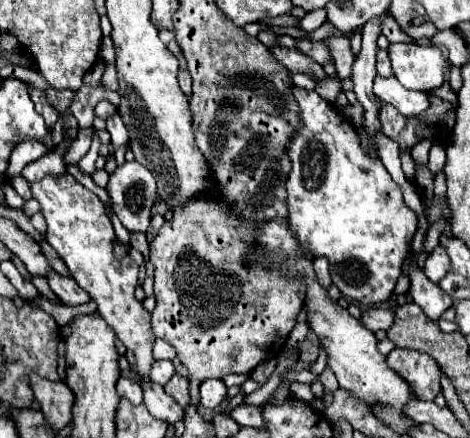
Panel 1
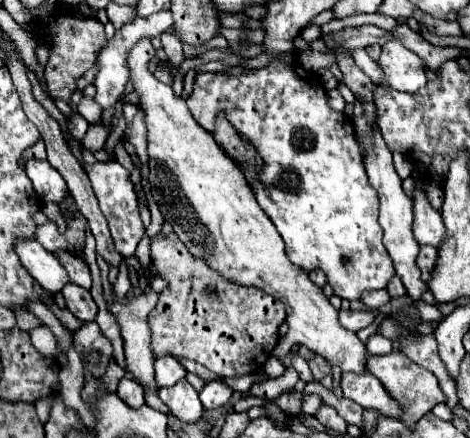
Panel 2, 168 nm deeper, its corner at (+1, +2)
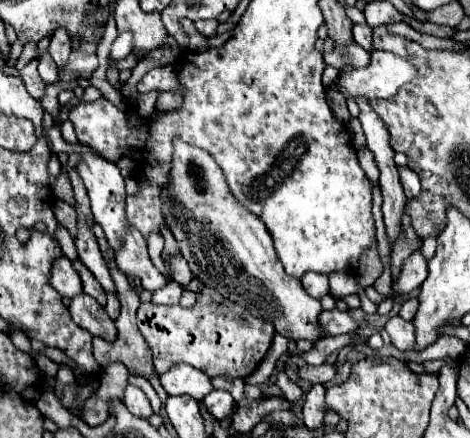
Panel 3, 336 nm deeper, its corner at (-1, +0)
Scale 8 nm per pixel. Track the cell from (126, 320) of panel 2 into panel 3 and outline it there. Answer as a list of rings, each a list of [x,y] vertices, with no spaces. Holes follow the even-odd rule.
[[[170,281],[166,287],[162,287],[162,289],[152,293],[152,303],[156,303],[156,305],[164,305],[164,303],[174,305],[174,303],[180,301],[182,289],[184,289],[182,285],[178,285],[176,281]]]

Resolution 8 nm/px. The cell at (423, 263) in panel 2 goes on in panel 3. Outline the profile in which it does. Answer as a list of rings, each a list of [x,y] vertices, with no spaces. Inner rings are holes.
[[[414,251],[406,261],[404,261],[404,267],[402,267],[402,273],[400,277],[394,281],[394,291],[396,293],[410,293],[414,289],[418,289],[424,279],[428,275],[428,269],[426,269],[426,259],[420,251]]]

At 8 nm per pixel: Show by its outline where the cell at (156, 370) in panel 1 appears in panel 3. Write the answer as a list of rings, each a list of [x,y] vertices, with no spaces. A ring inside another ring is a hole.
[[[186,363],[172,365],[160,375],[160,383],[168,395],[190,395],[196,401],[204,399],[212,391],[210,377]]]

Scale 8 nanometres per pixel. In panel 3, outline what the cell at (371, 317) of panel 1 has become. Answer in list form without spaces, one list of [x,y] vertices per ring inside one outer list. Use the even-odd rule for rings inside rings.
[[[324,311],[322,313],[322,325],[324,329],[328,329],[330,335],[342,335],[342,333],[352,333],[356,331],[360,325],[350,317],[348,311]]]

